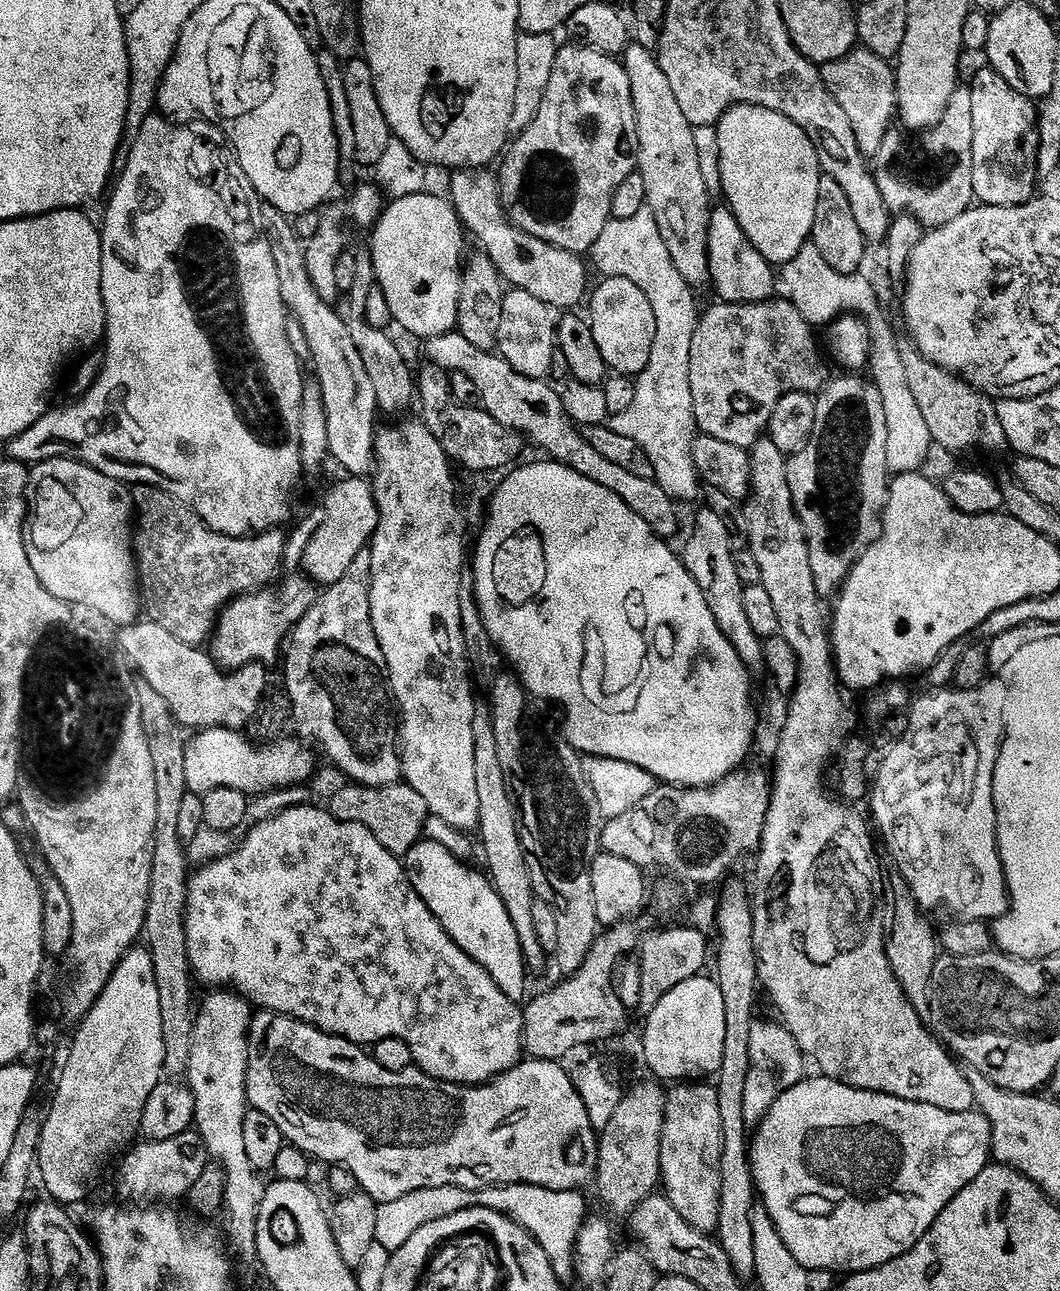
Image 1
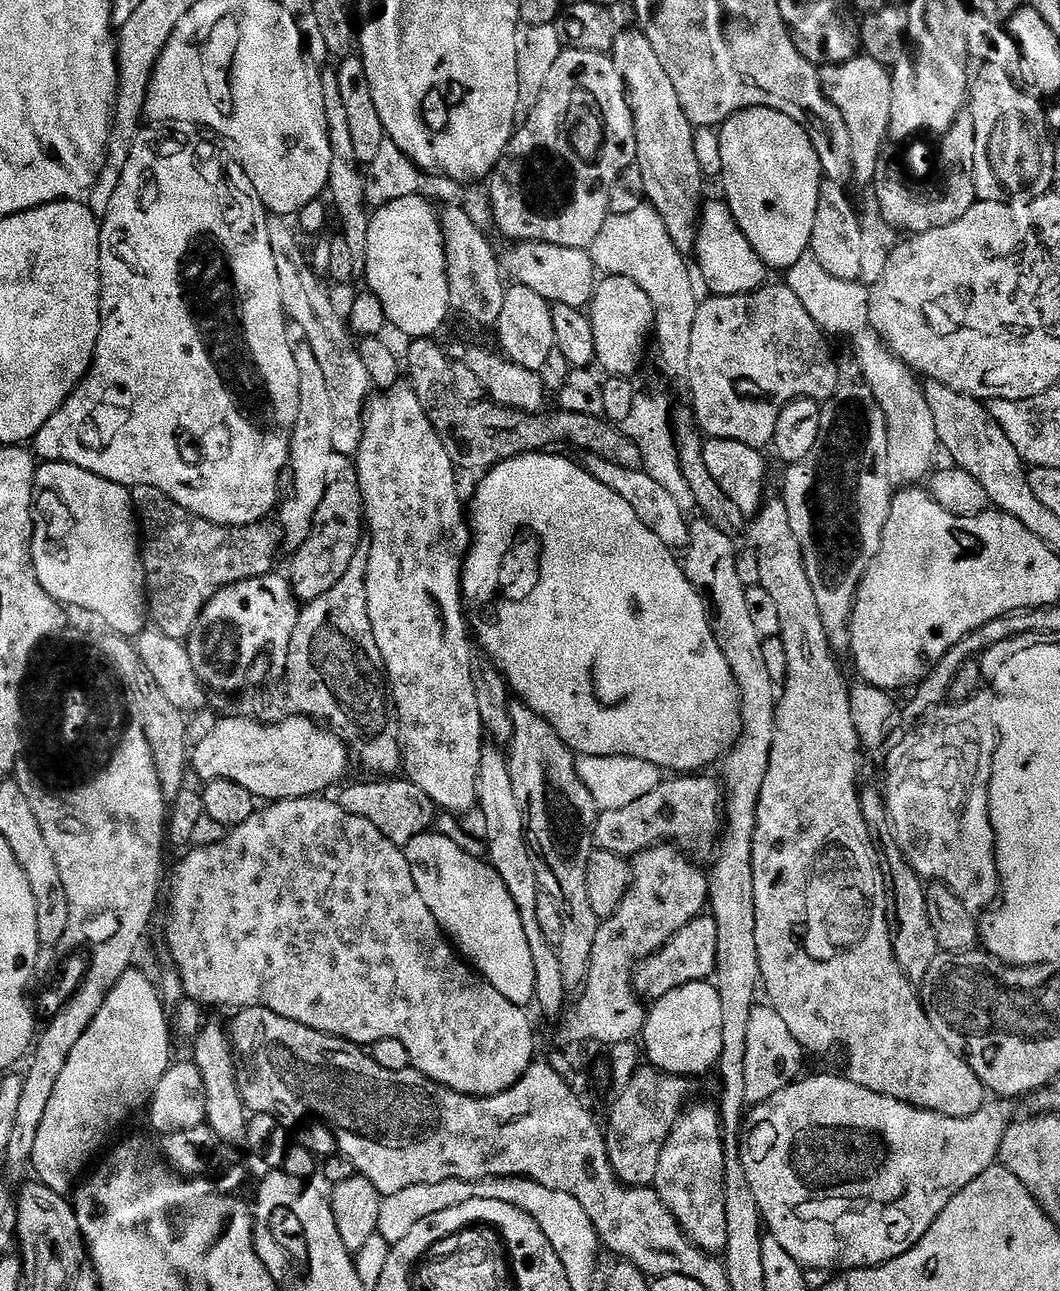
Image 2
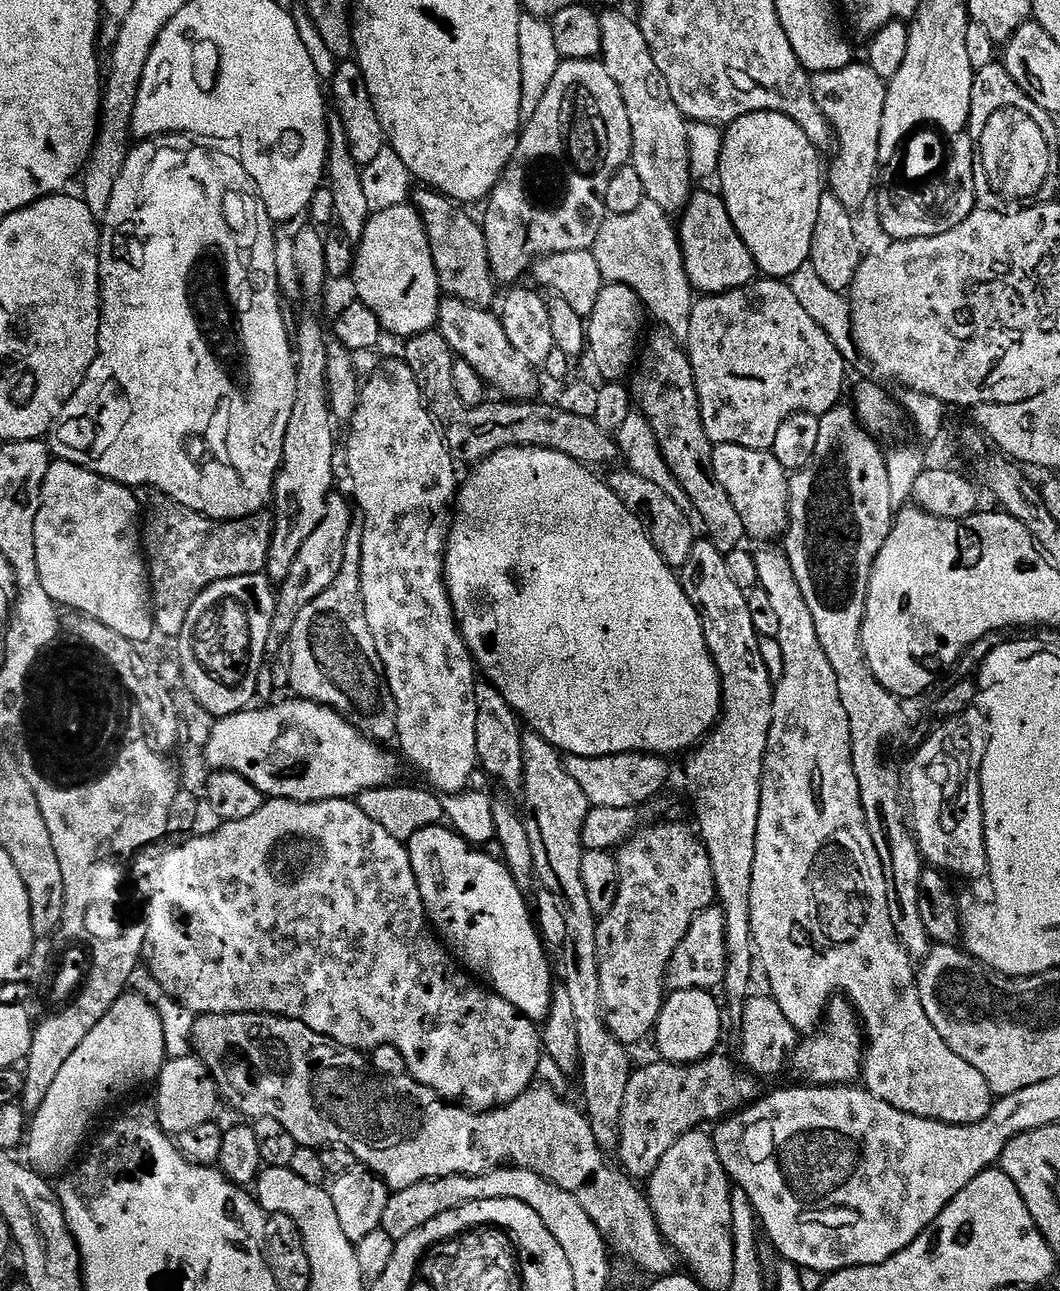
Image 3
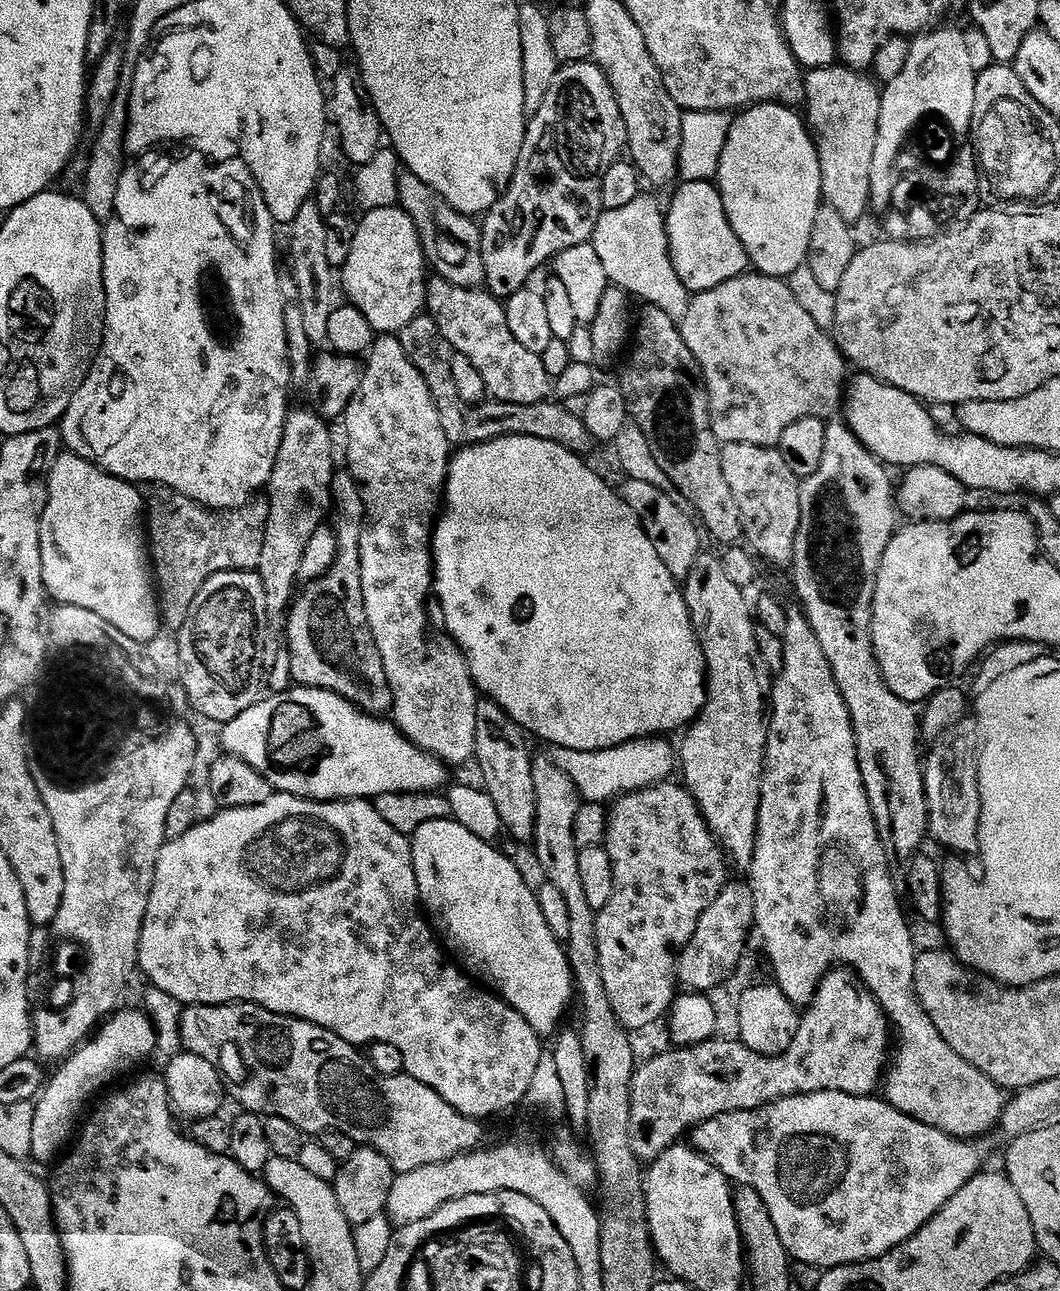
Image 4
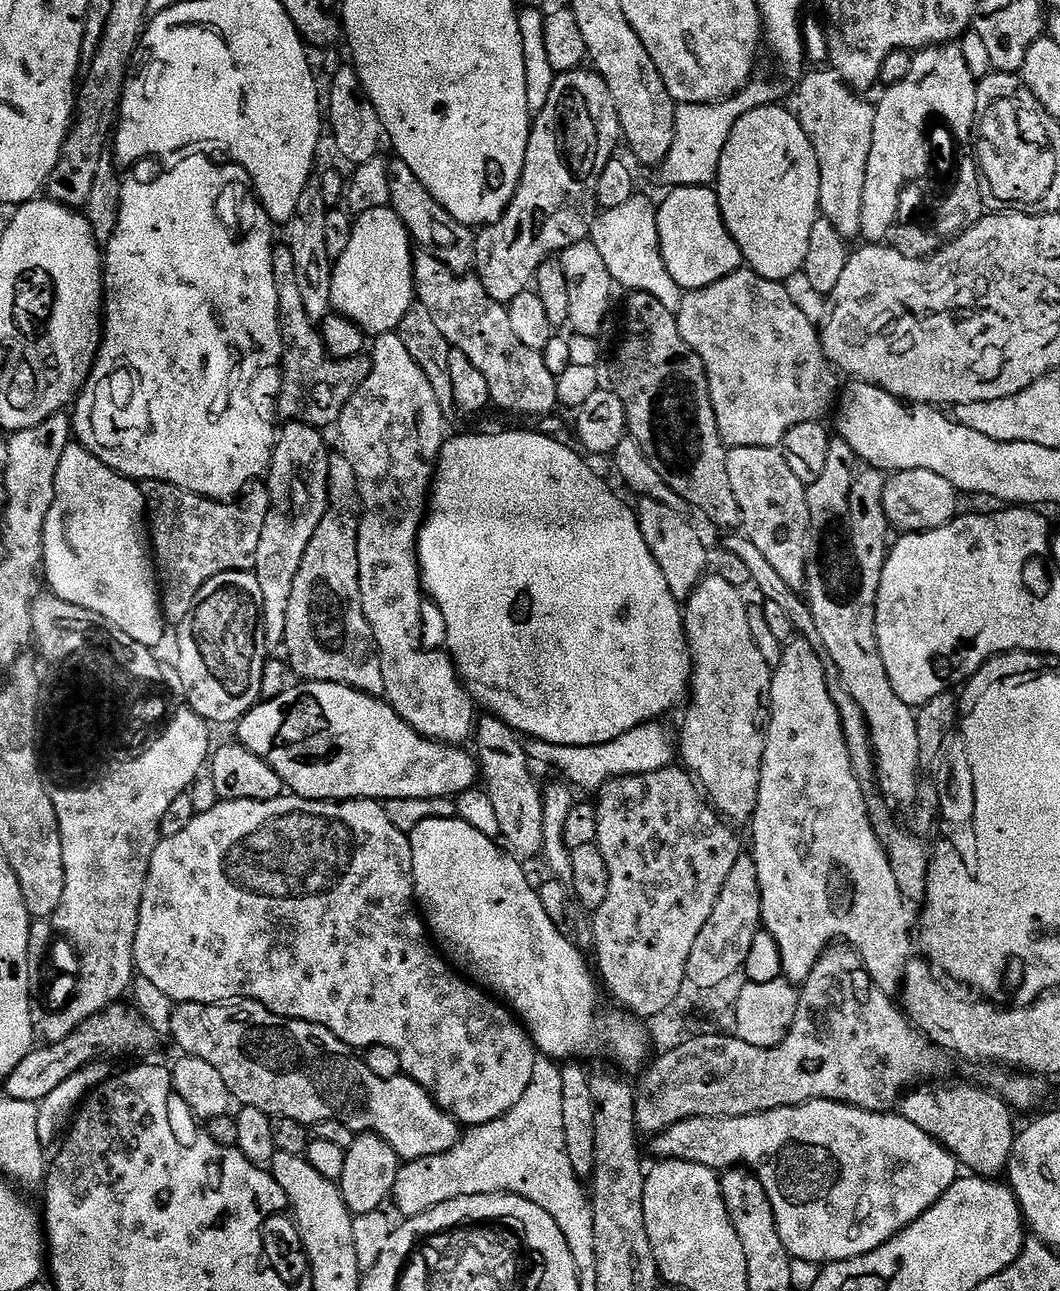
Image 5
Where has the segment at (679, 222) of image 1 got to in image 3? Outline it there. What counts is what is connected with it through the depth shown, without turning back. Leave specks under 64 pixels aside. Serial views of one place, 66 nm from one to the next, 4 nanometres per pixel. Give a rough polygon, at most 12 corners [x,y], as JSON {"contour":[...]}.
{"contour":[[601,11],[599,59],[630,114],[630,166],[683,213],[723,131],[689,124],[633,17]]}

